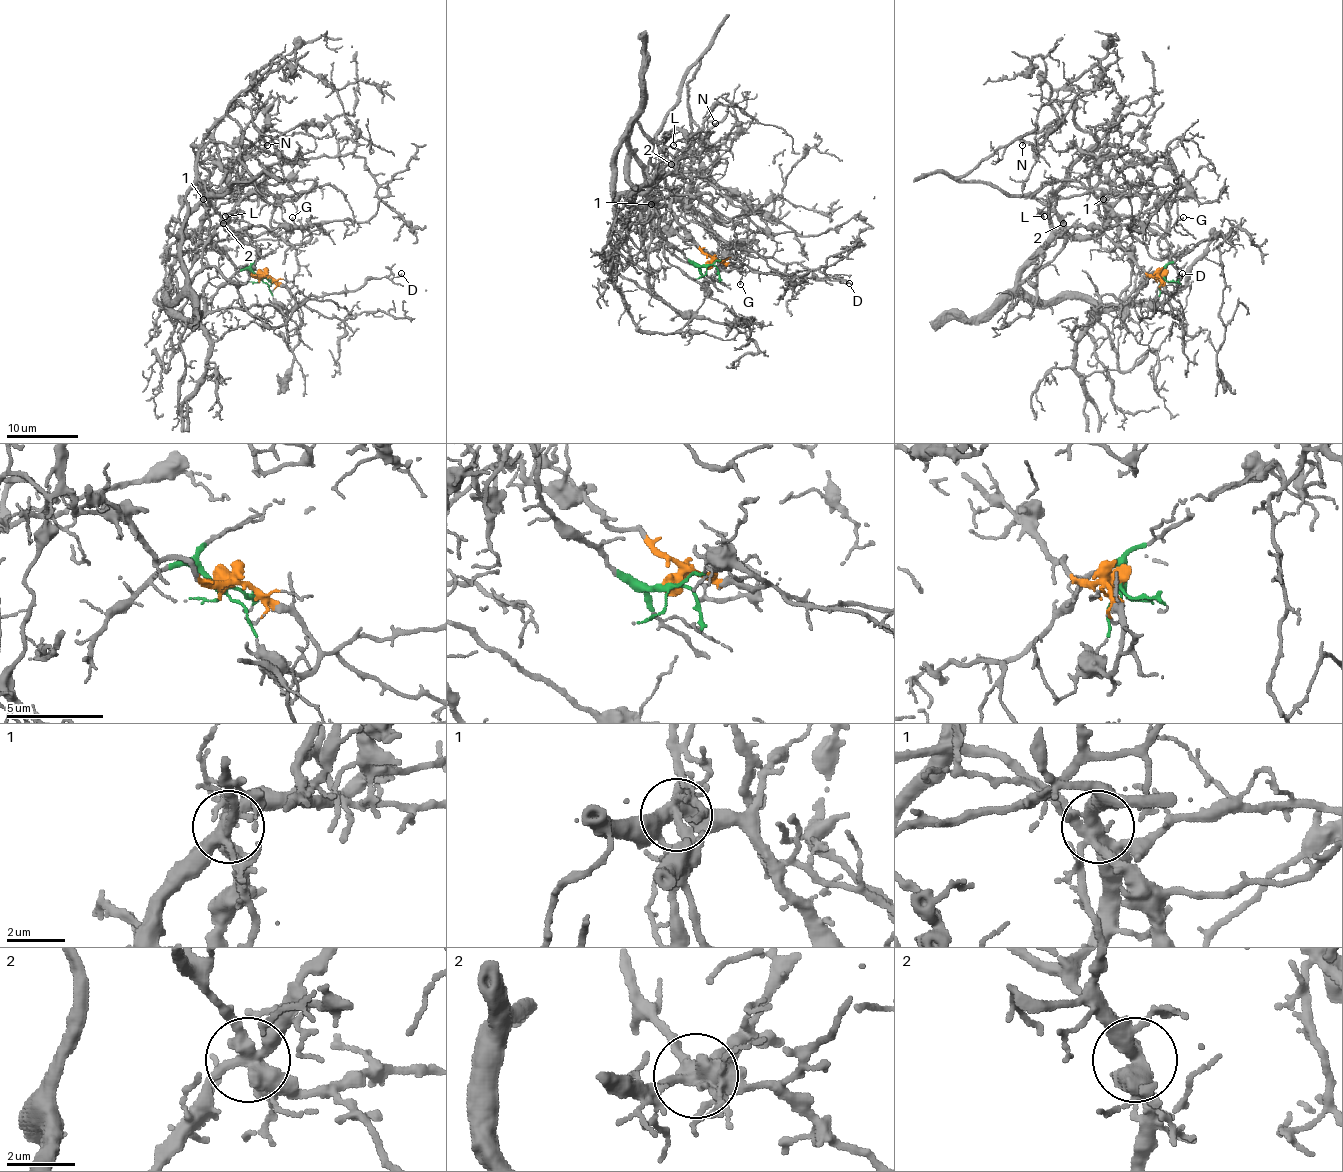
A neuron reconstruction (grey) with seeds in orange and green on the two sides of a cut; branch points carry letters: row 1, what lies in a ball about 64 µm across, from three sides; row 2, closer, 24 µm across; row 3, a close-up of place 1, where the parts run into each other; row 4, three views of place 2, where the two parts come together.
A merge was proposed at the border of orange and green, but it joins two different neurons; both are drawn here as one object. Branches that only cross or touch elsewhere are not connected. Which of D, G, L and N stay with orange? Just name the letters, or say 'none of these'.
D

